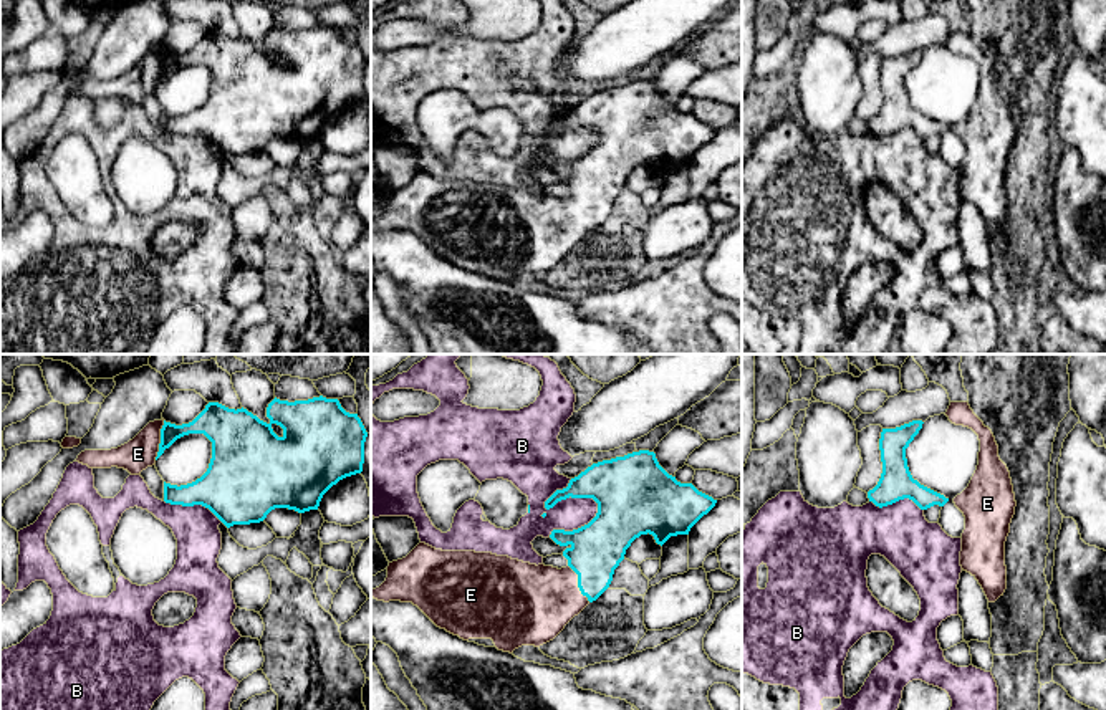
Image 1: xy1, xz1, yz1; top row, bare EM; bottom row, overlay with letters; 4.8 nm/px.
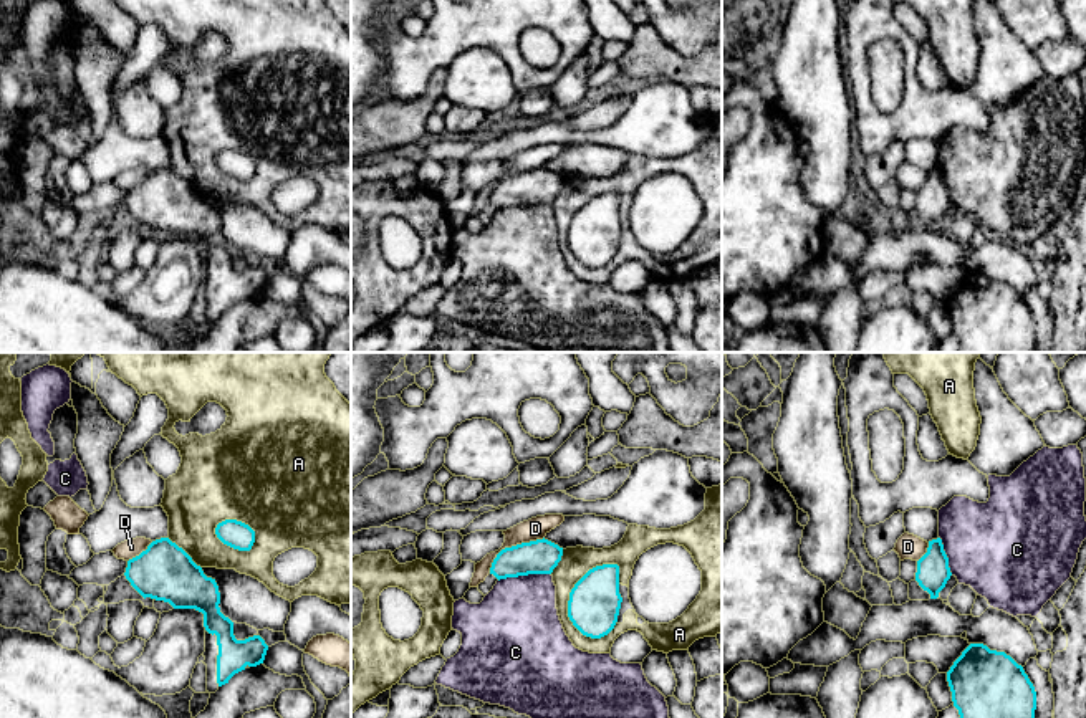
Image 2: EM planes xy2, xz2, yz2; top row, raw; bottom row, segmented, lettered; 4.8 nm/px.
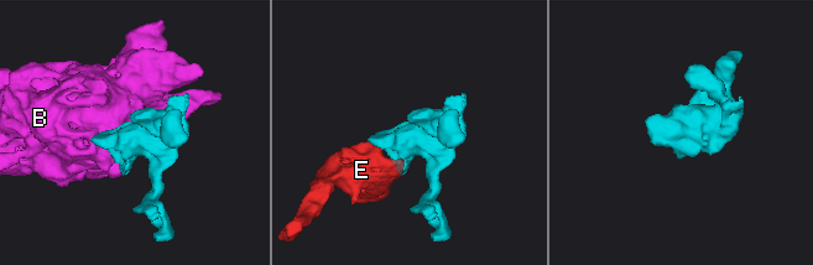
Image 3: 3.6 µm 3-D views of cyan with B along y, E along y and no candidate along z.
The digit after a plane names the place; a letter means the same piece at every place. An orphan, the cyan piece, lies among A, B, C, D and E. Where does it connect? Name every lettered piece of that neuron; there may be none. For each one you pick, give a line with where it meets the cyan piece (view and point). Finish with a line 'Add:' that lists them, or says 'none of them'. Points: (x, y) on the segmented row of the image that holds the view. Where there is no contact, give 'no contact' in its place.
E: meets cyan in xy1 at (161, 441)
Add: E

